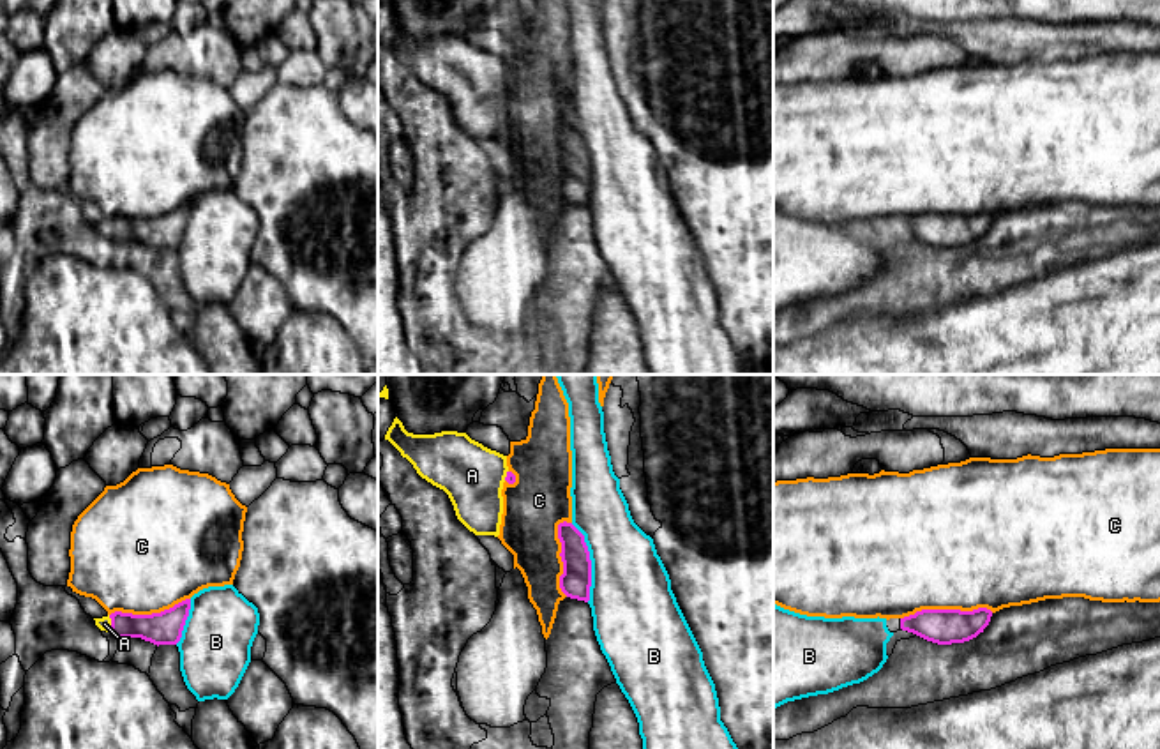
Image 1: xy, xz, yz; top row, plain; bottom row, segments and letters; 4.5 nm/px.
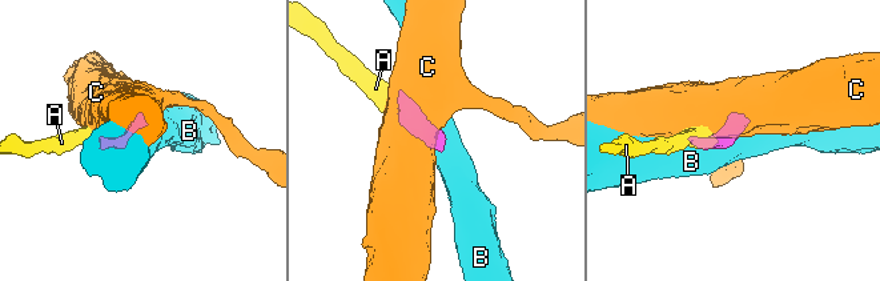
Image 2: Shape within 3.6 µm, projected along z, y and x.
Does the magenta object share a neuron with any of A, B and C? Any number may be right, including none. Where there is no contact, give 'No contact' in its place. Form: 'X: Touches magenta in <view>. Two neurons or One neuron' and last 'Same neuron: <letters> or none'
A: Touches magenta in xy. One neuron
B: Touches magenta in xz. Two neurons
C: Touches magenta in yz. Two neurons
Same neuron: A

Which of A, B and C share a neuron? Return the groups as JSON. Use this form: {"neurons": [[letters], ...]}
{"neurons": [["A"], ["B"], ["C"]]}

